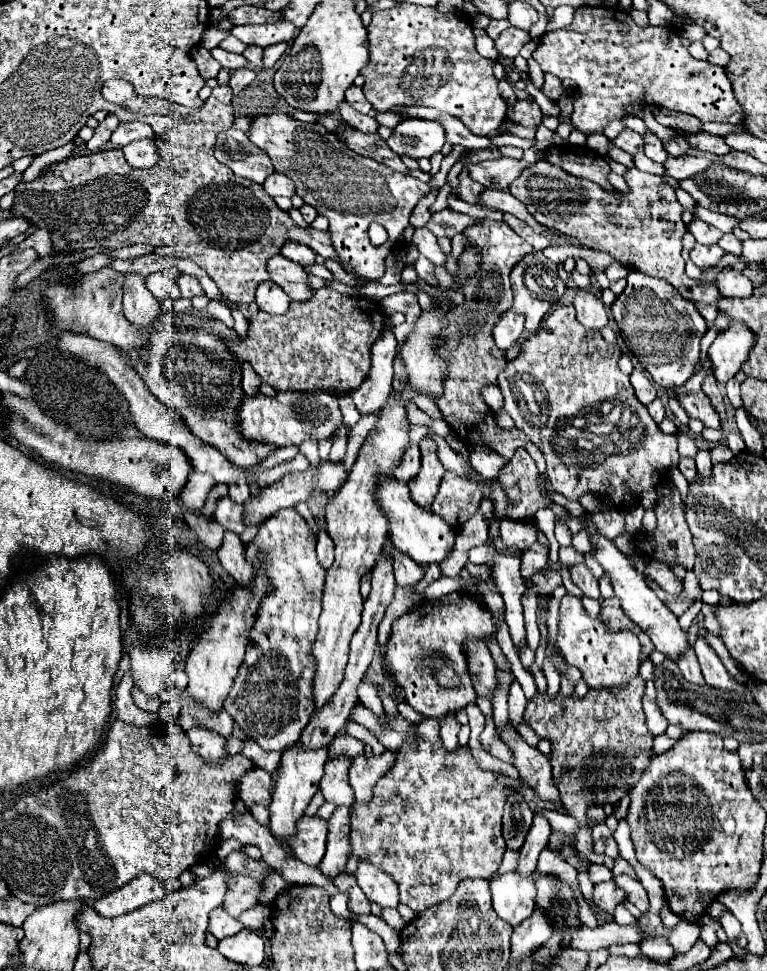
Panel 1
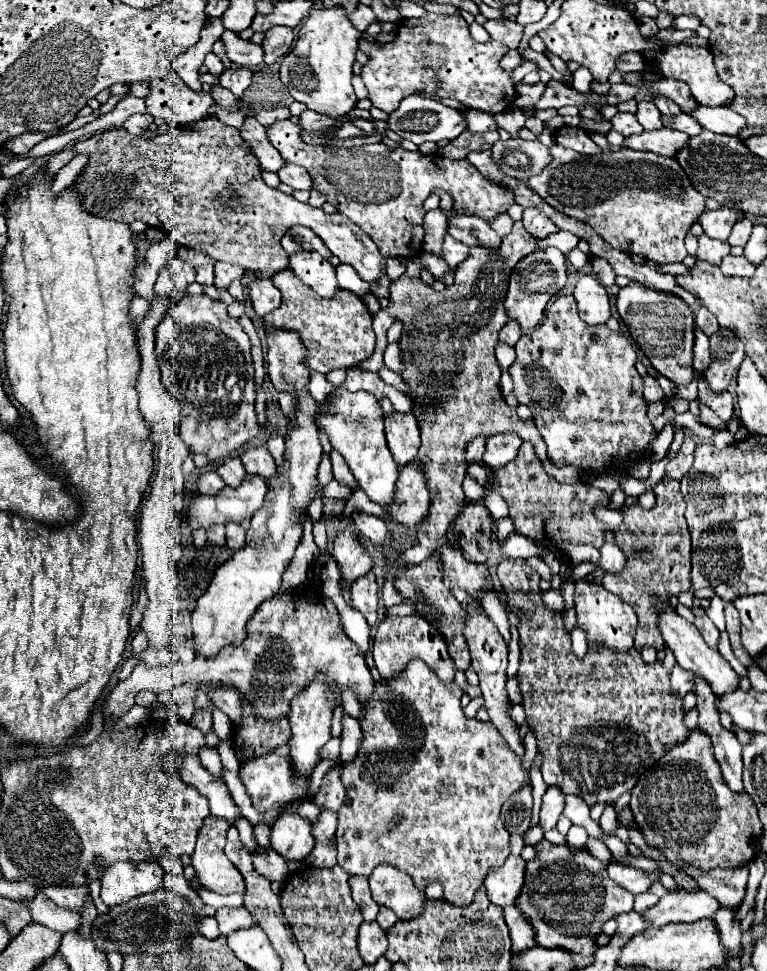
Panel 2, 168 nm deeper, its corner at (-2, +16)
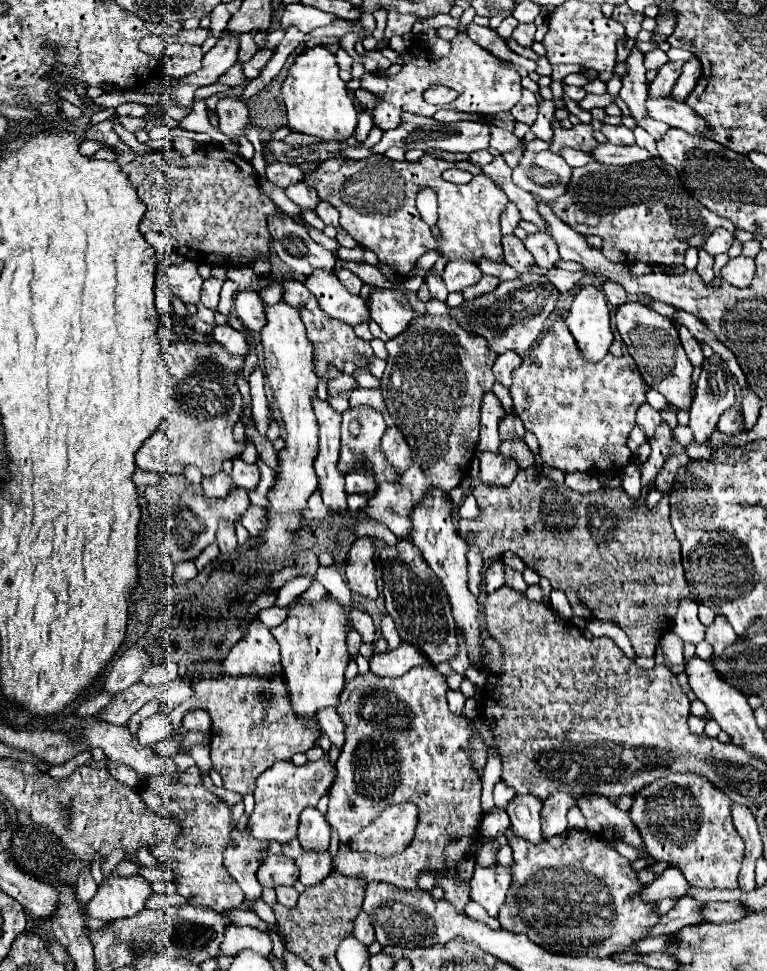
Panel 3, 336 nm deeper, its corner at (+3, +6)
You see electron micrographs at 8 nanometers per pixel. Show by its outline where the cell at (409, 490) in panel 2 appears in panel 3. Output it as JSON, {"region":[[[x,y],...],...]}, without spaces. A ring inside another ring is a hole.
{"region":[[[362,536],[356,538],[350,552],[348,552],[348,568],[346,568],[346,576],[348,576],[348,584],[352,592],[358,592],[370,600],[374,600],[378,596],[376,590],[376,564],[374,564],[374,546],[372,536]]]}

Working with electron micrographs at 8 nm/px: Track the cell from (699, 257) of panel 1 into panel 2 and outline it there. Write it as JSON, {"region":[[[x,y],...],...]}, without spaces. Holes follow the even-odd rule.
{"region":[[[699,236],[699,258],[709,264],[721,264],[721,258],[729,254],[729,244],[713,240],[709,236]]]}

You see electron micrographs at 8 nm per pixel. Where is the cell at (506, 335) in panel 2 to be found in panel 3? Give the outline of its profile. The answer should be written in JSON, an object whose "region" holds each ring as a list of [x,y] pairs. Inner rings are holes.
{"region":[[[508,350],[504,354],[498,354],[498,358],[496,358],[494,366],[492,366],[492,372],[494,372],[496,380],[500,384],[504,384],[504,386],[510,386],[510,382],[512,382],[510,380],[510,374],[512,374],[514,368],[520,366],[520,362],[522,362],[522,356],[516,354],[514,350]]]}

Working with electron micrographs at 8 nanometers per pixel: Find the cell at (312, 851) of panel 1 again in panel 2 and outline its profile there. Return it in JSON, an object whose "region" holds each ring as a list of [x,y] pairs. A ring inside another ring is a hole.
{"region":[[[283,812],[271,826],[271,846],[287,862],[305,860],[313,850],[311,822],[295,812]]]}

